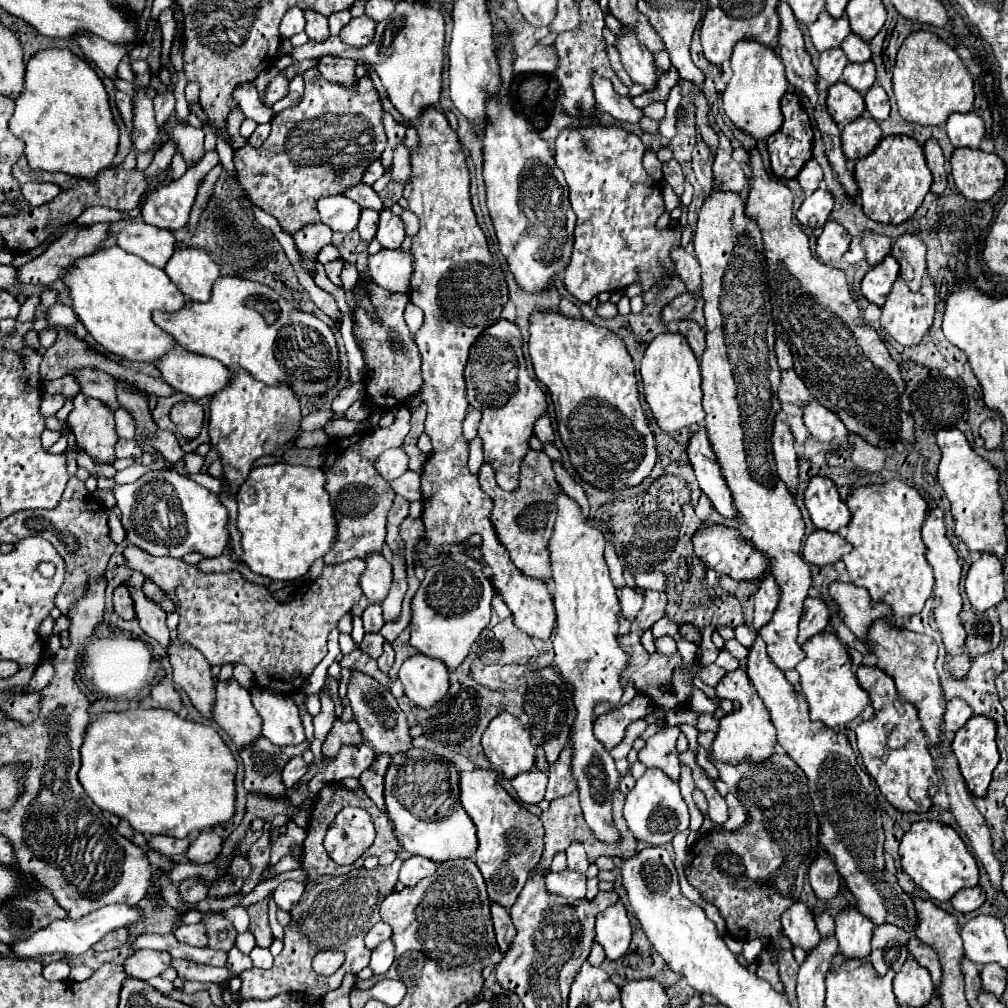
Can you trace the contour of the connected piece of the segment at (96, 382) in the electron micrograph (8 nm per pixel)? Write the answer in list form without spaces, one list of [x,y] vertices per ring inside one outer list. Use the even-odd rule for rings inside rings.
[[[77,369],[77,371],[73,371],[73,375],[79,379],[81,389],[87,397],[99,399],[111,411],[121,409],[121,403],[117,401],[117,393],[115,393],[117,381],[109,373],[97,371],[97,369]]]

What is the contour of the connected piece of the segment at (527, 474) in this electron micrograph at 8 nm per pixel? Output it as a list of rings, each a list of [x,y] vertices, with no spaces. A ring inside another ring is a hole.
[[[531,451],[521,465],[521,483],[519,489],[513,493],[505,493],[495,483],[495,471],[491,465],[483,465],[479,473],[481,489],[491,497],[491,523],[495,527],[499,543],[509,551],[513,565],[527,577],[547,581],[551,579],[551,563],[547,555],[547,539],[551,537],[551,527],[555,525],[555,501],[557,493],[563,493],[563,487],[555,479],[553,461],[545,453]]]

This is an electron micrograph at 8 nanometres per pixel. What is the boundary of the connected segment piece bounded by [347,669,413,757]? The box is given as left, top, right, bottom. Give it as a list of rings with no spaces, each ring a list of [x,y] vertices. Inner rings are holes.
[[[351,669],[351,677],[349,677],[349,685],[347,685],[347,699],[351,701],[355,721],[359,723],[363,735],[367,737],[367,741],[371,743],[371,747],[375,751],[389,753],[393,757],[395,753],[407,753],[413,747],[411,735],[409,735],[409,725],[407,725],[403,711],[399,709],[395,697],[389,693],[389,689],[383,687],[379,681],[375,681],[373,677],[369,677],[361,671]]]

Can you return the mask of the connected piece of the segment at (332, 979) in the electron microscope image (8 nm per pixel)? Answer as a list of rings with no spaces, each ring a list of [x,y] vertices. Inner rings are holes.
[[[397,857],[391,865],[385,865],[385,867],[375,867],[375,869],[355,869],[349,877],[347,877],[347,883],[345,883],[345,877],[343,877],[343,885],[341,885],[341,877],[319,877],[315,881],[309,881],[305,885],[305,893],[299,901],[299,905],[291,911],[291,925],[285,929],[285,947],[283,951],[275,957],[275,963],[273,963],[273,969],[265,971],[265,969],[249,969],[249,971],[243,971],[241,973],[241,979],[243,979],[243,987],[241,987],[241,1001],[247,1001],[247,999],[271,999],[283,991],[293,991],[293,993],[305,993],[307,989],[307,995],[315,995],[315,997],[323,997],[325,993],[337,989],[343,981],[343,975],[353,971],[353,973],[359,973],[361,969],[365,969],[369,965],[369,955],[371,951],[365,947],[363,939],[367,935],[367,931],[379,921],[379,907],[383,903],[383,899],[393,893],[395,889],[395,883],[397,883],[397,873],[401,869],[401,859]],[[321,949],[335,949],[335,951],[343,951],[345,953],[345,963],[329,977],[325,975],[317,975],[311,967],[311,959],[321,951]]]

